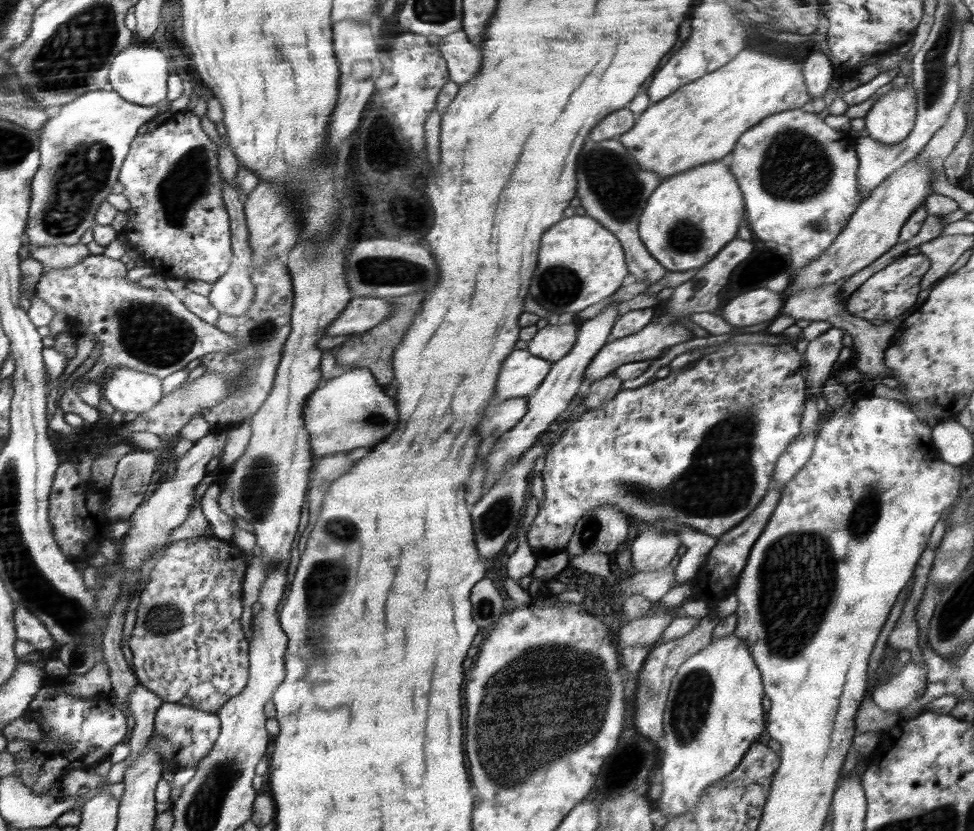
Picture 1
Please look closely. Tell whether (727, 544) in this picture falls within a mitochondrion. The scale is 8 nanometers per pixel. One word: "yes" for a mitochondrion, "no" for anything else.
no

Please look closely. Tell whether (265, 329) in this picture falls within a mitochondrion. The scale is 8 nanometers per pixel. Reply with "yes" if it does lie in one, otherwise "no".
yes

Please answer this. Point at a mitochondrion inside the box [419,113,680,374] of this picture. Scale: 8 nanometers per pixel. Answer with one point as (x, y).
(613, 180)

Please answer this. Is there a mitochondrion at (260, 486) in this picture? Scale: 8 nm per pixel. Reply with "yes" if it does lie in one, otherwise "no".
yes

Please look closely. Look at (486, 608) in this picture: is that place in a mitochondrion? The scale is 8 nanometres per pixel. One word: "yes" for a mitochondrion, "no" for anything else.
yes

